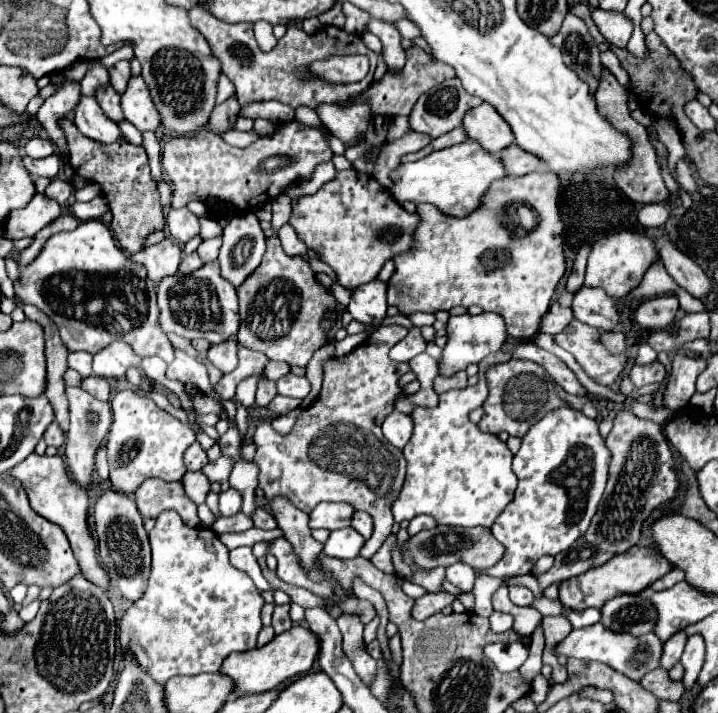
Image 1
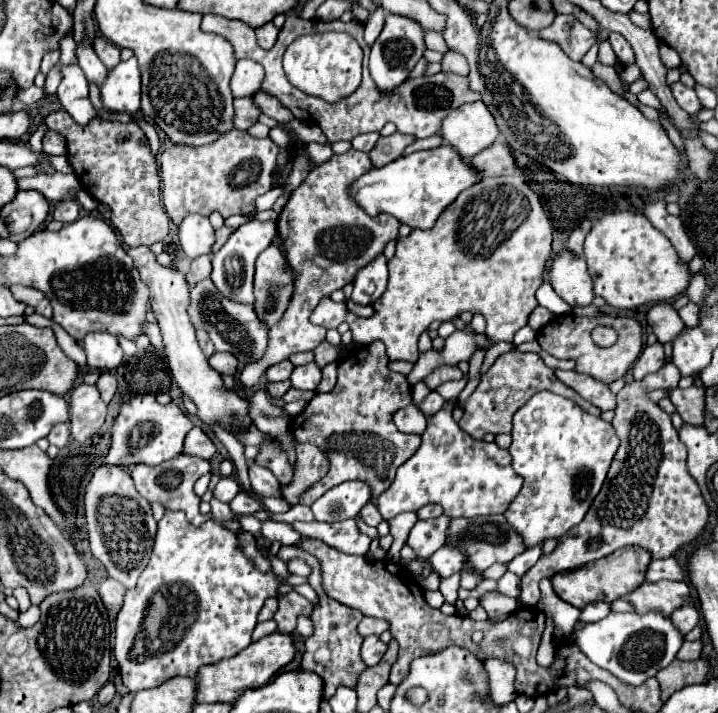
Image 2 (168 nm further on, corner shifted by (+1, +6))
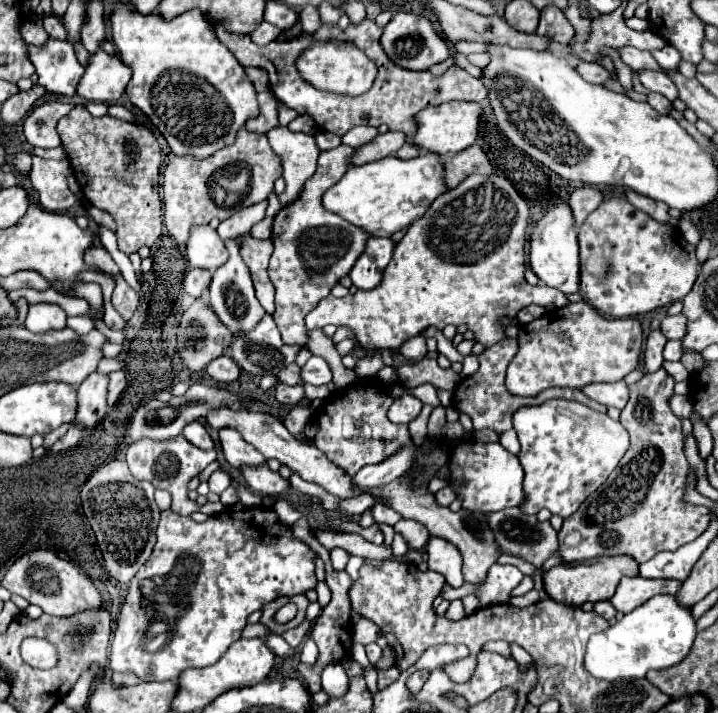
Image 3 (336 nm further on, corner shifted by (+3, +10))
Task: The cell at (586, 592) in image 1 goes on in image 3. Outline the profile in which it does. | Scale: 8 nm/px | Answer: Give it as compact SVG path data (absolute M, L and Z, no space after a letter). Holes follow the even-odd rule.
M612 556L612 558L594 558L584 562L572 562L572 564L560 564L550 568L542 574L544 592L558 600L560 604L568 606L582 606L584 602L600 602L610 600L616 592L616 586L622 576L638 576L638 564L630 556Z

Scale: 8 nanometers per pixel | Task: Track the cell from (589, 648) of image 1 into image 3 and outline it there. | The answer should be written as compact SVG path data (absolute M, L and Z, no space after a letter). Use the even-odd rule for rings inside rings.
M658 594L626 614L608 630L590 638L586 650L586 670L594 678L616 682L618 678L642 678L648 670L662 670L684 660L696 638L696 622L690 608L682 608L676 596Z

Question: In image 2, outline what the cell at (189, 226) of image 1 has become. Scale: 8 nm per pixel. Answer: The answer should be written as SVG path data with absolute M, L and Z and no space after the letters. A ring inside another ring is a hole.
M190 214L182 220L178 238L184 254L188 258L196 258L200 254L210 254L210 246L214 244L214 228L206 216Z

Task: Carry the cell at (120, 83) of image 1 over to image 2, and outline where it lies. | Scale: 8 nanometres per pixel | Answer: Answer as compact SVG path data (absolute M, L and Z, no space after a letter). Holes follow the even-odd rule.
M96 38L96 40L94 40L94 50L96 50L98 58L102 60L102 64L104 64L108 70L112 70L112 68L116 68L116 64L120 64L120 50L118 50L114 44L110 44L108 40Z

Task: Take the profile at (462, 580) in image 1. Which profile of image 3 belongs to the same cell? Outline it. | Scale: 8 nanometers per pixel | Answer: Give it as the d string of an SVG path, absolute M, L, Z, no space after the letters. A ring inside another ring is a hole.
M430 536L426 544L426 554L428 554L428 568L434 572L440 572L446 576L446 582L452 588L462 586L462 556L458 548L446 540L440 540L436 536Z

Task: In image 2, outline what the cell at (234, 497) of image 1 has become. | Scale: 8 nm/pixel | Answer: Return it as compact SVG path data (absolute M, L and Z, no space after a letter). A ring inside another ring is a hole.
M222 476L222 480L220 480L218 486L214 488L214 498L218 498L220 502L230 504L238 492L240 492L238 480L234 480L232 476Z

